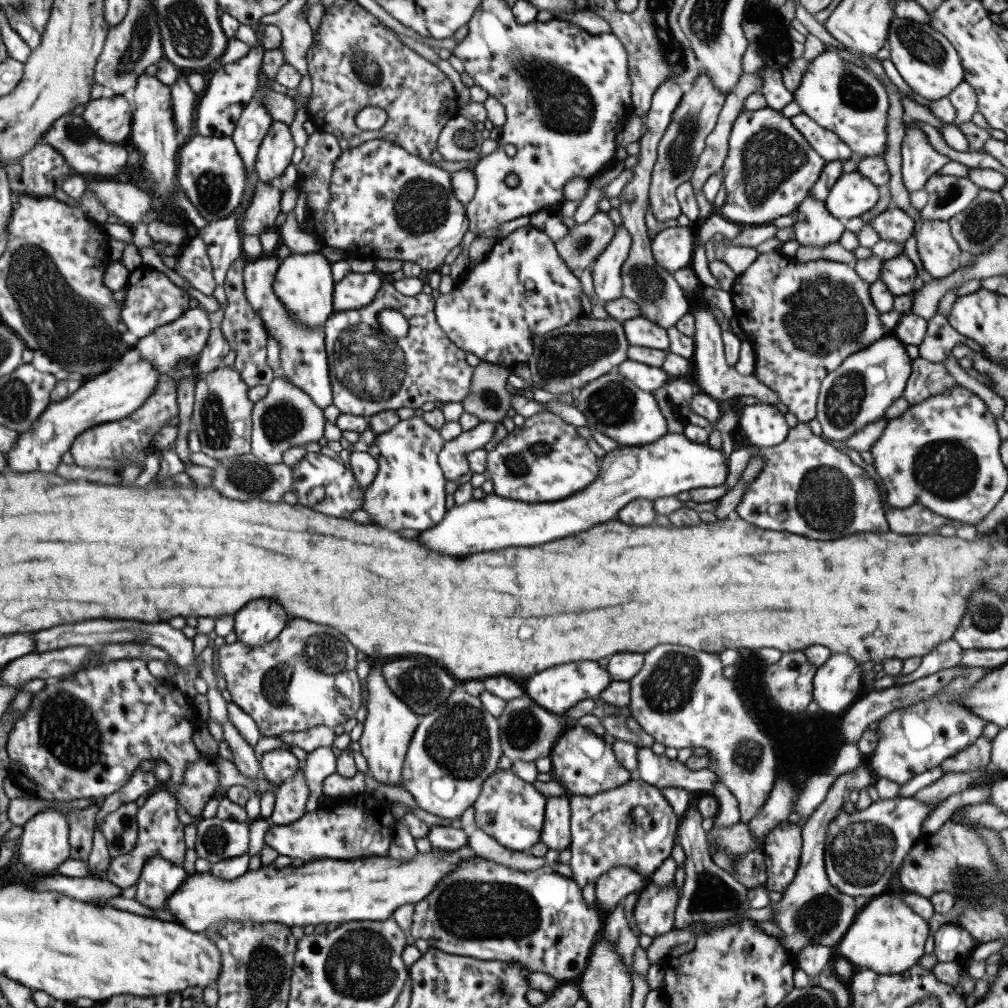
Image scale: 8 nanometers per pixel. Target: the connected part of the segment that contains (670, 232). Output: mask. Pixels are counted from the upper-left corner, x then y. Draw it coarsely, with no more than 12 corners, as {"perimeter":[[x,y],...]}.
{"perimeter":[[694,225],[665,228],[650,240],[655,264],[671,274],[688,267]]}

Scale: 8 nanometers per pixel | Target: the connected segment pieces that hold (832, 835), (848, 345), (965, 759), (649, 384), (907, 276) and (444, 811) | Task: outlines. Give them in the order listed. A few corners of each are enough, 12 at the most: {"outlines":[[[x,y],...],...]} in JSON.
{"outlines":[[[933,804],[839,811],[825,833],[829,884],[888,891]],[[757,254],[730,298],[752,374],[808,423],[885,332],[854,268]],[[981,736],[940,762],[943,773],[973,772],[990,762],[991,740]],[[627,358],[612,370],[650,393],[669,379],[661,367]],[[903,252],[883,261],[879,280],[895,297],[914,291],[914,265]],[[458,685],[403,759],[417,808],[455,820],[501,747],[496,718]]]}

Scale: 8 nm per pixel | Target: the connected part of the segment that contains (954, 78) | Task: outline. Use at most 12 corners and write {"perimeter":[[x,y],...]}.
{"perimeter":[[893,16],[888,59],[915,94],[964,80],[956,50],[927,23]]}

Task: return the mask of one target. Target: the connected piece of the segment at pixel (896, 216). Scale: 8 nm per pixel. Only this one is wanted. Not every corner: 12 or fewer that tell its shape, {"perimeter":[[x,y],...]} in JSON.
{"perimeter":[[893,203],[867,224],[903,246],[913,220]]}

